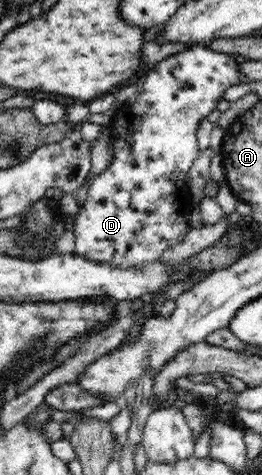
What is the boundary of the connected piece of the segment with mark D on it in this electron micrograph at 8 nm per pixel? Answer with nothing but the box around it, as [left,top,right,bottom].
[73,45,245,266]

